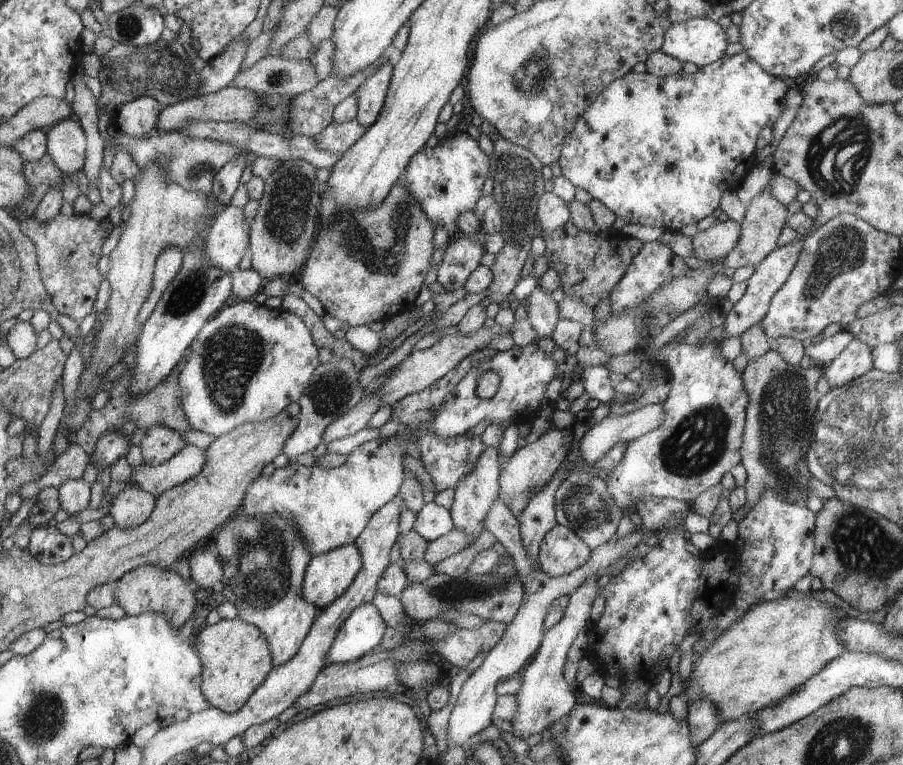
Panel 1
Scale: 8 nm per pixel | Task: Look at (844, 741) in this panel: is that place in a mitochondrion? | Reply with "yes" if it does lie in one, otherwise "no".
yes

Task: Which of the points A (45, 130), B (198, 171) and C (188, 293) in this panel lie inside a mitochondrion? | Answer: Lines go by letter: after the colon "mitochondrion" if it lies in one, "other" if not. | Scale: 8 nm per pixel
A: other
B: mitochondrion
C: mitochondrion

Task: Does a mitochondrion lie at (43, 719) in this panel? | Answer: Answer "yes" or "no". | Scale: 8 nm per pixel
yes

